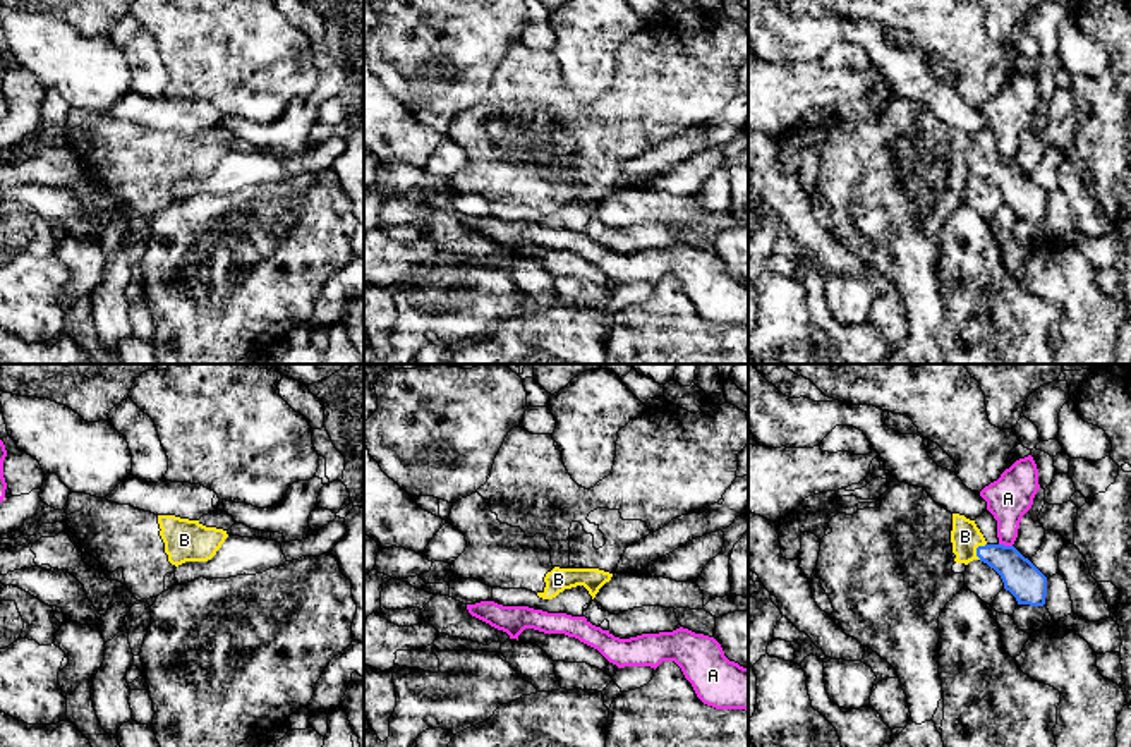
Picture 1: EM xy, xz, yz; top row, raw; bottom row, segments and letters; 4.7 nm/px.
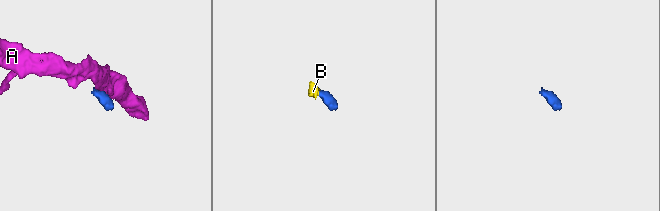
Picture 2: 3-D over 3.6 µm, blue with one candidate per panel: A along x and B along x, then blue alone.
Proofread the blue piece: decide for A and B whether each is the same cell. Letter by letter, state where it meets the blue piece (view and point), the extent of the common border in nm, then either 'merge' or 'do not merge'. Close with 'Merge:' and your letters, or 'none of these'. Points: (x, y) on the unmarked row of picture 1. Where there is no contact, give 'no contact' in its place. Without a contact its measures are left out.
A: contact yz (1006, 162); length 70 nm; do not merge
B: contact yz (977, 165); length 90 nm; merge
Merge: B

